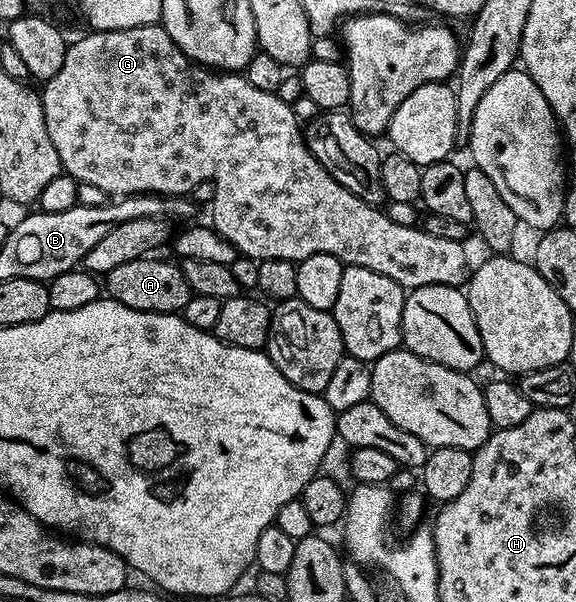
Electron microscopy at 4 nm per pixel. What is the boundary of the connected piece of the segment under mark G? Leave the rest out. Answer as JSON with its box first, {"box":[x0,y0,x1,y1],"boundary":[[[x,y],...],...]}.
{"box":[42,24,470,290],"boundary":[[[147,24],[113,32],[92,30],[87,34],[89,36],[84,36],[81,40],[73,39],[69,43],[66,59],[62,61],[62,70],[58,70],[58,74],[47,80],[42,88],[46,134],[50,134],[50,142],[54,142],[54,150],[58,150],[61,169],[67,175],[73,176],[77,184],[98,186],[98,190],[102,190],[109,197],[119,198],[141,196],[147,192],[152,196],[182,196],[191,194],[194,186],[198,186],[198,182],[213,180],[216,184],[214,197],[216,205],[211,209],[213,210],[211,227],[219,231],[224,239],[229,240],[241,256],[248,256],[257,262],[270,258],[299,262],[310,258],[310,254],[334,254],[334,258],[338,258],[346,266],[349,264],[366,266],[366,270],[386,274],[386,278],[398,282],[405,290],[431,284],[460,286],[465,283],[470,272],[468,256],[464,253],[465,245],[461,241],[450,238],[434,238],[434,234],[426,234],[420,226],[414,228],[398,226],[398,222],[390,222],[387,211],[366,203],[350,190],[346,190],[346,186],[339,184],[336,177],[320,165],[320,160],[314,158],[314,154],[310,154],[302,124],[300,128],[299,122],[296,121],[297,109],[291,104],[282,102],[282,98],[278,98],[275,92],[257,90],[255,86],[250,86],[250,82],[242,74],[221,72],[197,64],[172,41],[170,34],[166,34],[166,30],[160,24]]]}

